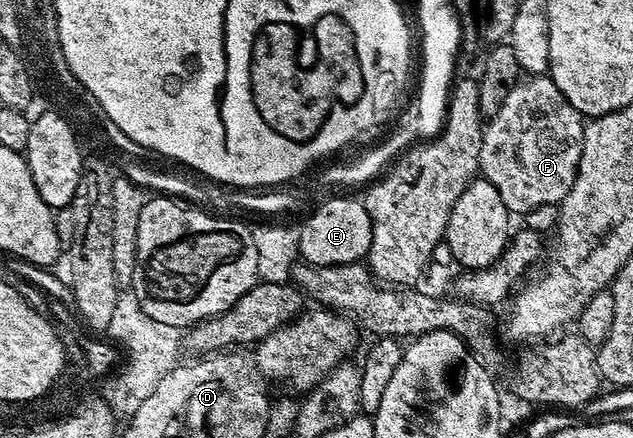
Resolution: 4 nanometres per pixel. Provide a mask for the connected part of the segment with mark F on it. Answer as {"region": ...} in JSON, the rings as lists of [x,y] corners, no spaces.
{"region":[[[525,75],[517,80],[514,90],[506,94],[502,110],[491,113],[489,120],[492,121],[483,125],[479,175],[488,180],[494,190],[498,190],[509,213],[523,214],[534,210],[534,206],[559,204],[566,198],[566,194],[570,194],[570,186],[574,186],[574,178],[578,174],[582,158],[586,120],[578,110],[574,110],[574,106],[570,106],[570,102],[566,102],[562,90],[558,90],[551,76]]]}

